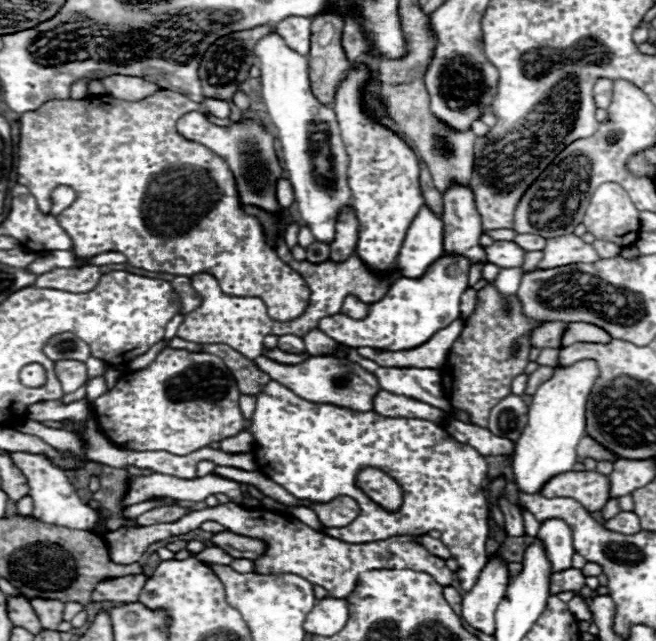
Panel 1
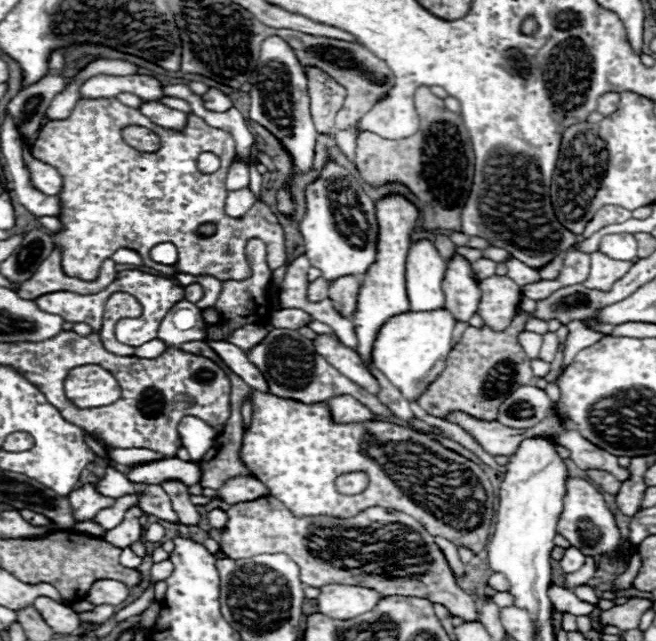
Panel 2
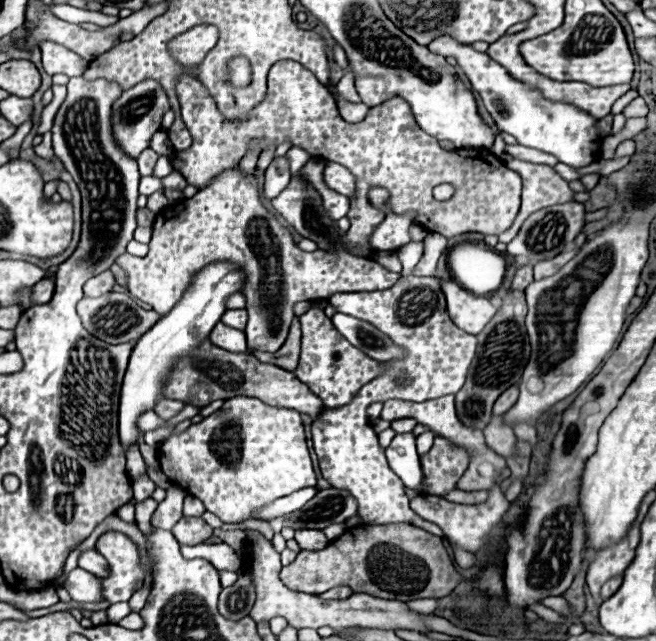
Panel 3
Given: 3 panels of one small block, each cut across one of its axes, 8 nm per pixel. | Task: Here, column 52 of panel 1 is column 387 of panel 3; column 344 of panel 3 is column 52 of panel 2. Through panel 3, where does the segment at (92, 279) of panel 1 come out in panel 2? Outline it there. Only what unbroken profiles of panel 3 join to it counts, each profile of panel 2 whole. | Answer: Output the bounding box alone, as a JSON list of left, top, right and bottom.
[18,250,116,300]

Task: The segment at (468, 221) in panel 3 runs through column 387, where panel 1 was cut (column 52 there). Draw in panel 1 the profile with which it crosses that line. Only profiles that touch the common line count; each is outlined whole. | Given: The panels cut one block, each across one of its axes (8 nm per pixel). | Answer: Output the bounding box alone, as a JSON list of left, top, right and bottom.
[17,90,310,322]

